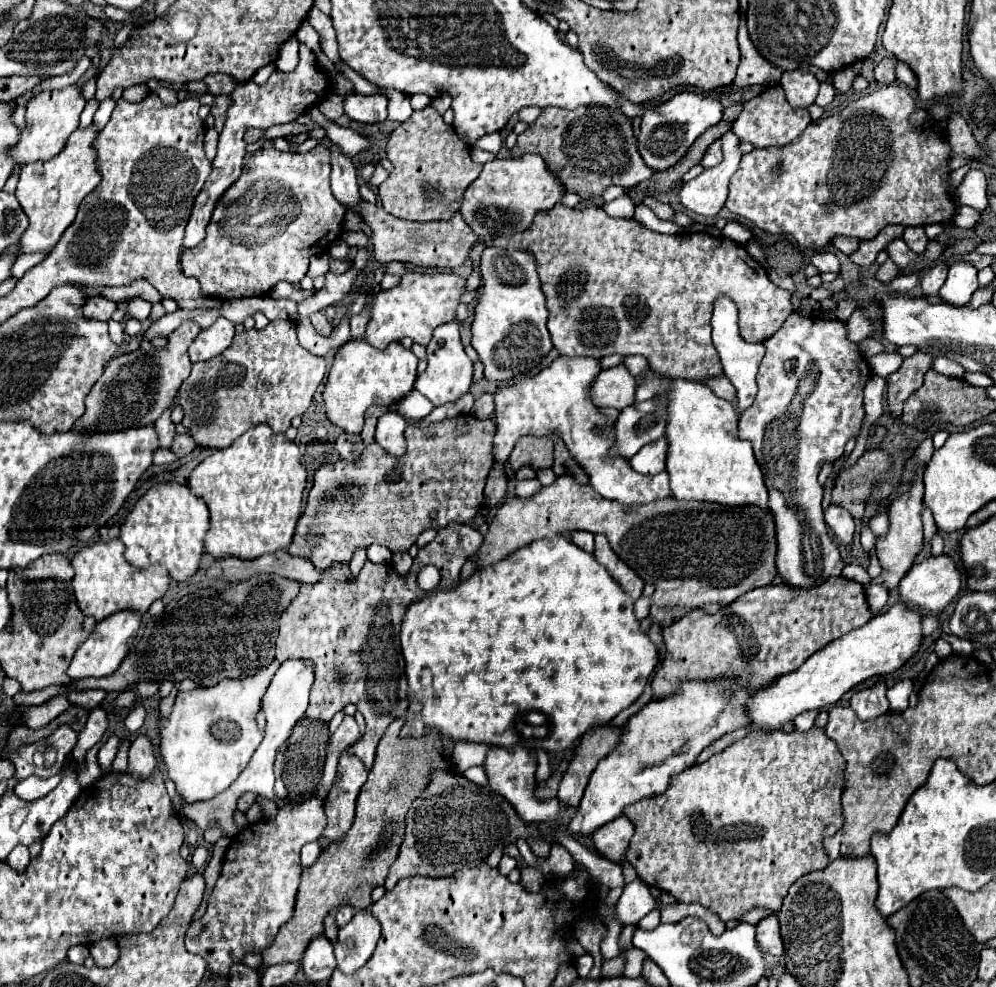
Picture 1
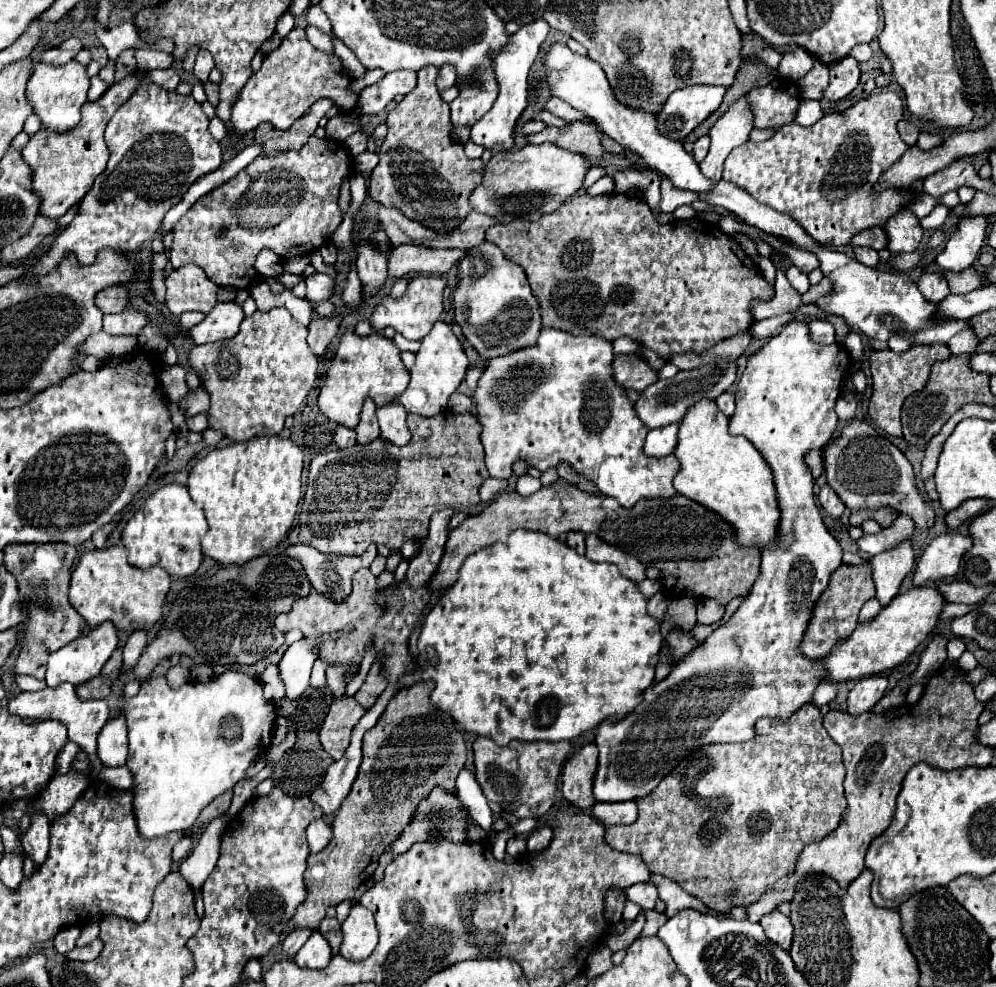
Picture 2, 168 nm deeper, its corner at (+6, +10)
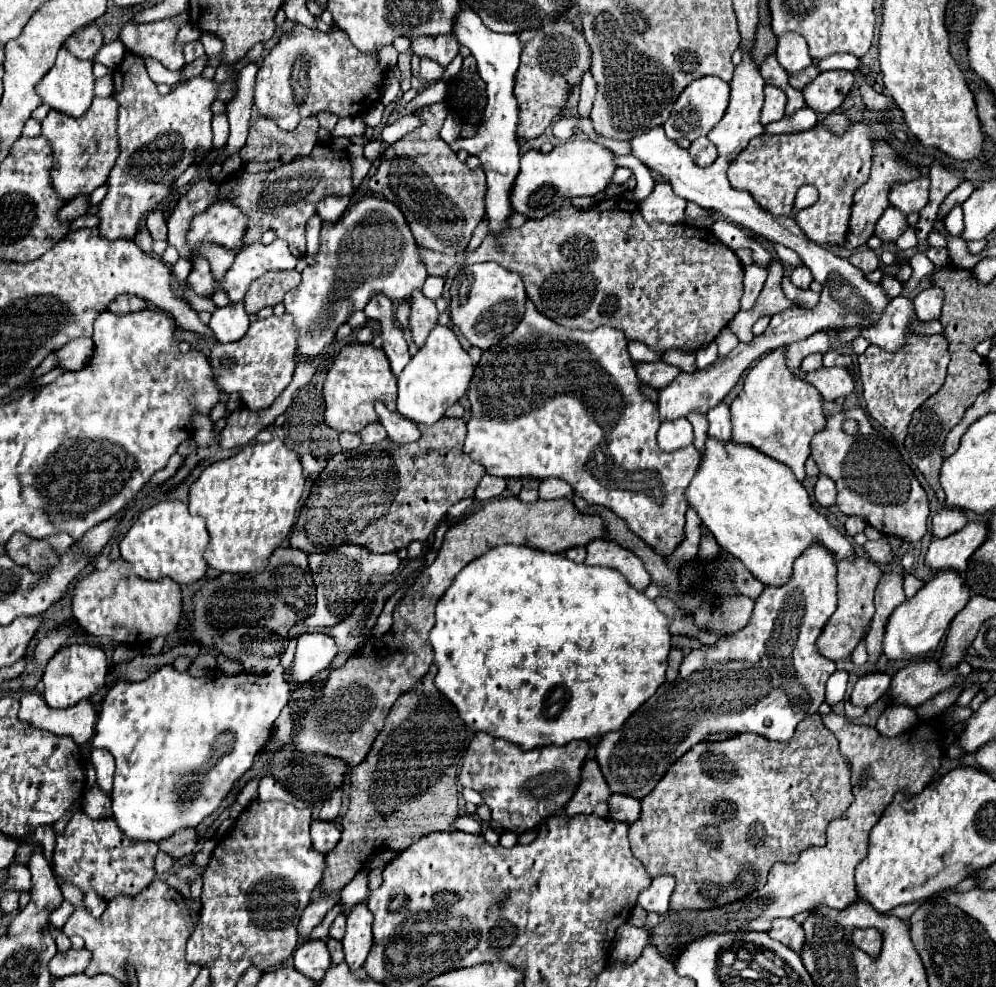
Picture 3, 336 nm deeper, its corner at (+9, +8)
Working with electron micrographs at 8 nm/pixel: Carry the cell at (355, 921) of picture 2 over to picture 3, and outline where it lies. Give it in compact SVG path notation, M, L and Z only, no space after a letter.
M365 903L355 905L347 915L347 933L343 939L345 963L351 971L363 967L365 957L373 945L373 915L367 911Z

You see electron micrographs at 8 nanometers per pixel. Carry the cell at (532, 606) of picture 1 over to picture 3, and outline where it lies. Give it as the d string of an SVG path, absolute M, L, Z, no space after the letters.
M499 545L485 555L477 557L469 563L451 583L447 593L437 601L435 611L437 623L431 629L429 643L435 649L435 665L439 667L435 685L437 689L455 705L461 719L473 731L485 731L497 739L505 739L511 743L521 745L525 751L535 747L547 745L565 745L573 739L589 739L589 737L603 737L605 733L621 729L621 725L637 711L665 681L667 657L671 651L671 633L669 633L669 619L665 613L657 609L657 605L645 597L645 593L635 591L627 583L627 579L609 567L587 567L577 565L565 555L553 555L545 551L537 551L531 547L519 545Z

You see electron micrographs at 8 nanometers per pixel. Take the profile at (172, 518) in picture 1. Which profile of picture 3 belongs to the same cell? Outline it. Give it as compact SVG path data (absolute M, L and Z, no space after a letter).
M163 501L139 515L119 547L123 561L131 563L137 577L149 581L169 577L179 585L187 585L199 581L207 571L207 563L203 559L207 543L209 533L205 529L205 521L197 515L191 515L187 503Z

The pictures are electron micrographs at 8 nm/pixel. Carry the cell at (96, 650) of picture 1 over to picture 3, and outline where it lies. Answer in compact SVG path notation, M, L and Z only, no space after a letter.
M69 645L55 653L55 657L47 663L43 683L45 683L45 701L49 707L65 709L77 705L81 699L93 697L103 685L107 677L107 657L99 647L91 645Z

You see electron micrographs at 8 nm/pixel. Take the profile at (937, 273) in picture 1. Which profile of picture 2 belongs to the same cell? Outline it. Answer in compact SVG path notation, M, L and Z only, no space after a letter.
M924 271L918 281L918 289L928 301L936 301L936 303L950 295L944 273L936 273L936 271Z

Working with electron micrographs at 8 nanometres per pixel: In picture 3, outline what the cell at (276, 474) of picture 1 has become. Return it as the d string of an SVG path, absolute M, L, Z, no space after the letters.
M277 437L269 443L251 443L237 455L209 465L191 485L189 493L189 511L207 521L207 531L211 535L209 547L205 551L205 561L209 567L221 573L261 573L265 563L269 563L269 555L273 555L273 551L283 543L295 523L295 511L303 487L305 477L299 455L287 449Z

